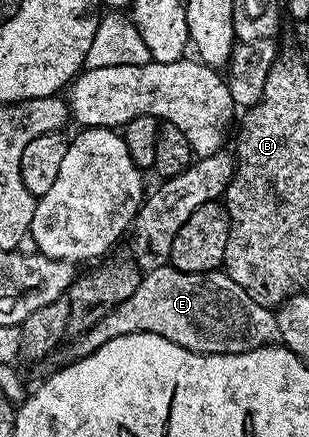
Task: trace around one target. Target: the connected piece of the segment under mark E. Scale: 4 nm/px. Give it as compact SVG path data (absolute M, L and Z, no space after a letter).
M170 263L157 267L153 271L143 273L141 283L125 303L121 303L101 323L97 323L92 329L87 329L74 338L71 346L68 344L68 362L79 361L85 355L93 355L97 347L109 343L109 339L117 339L121 335L133 335L134 333L152 333L169 339L169 343L177 343L177 347L185 347L194 353L244 353L253 351L257 347L274 345L279 341L279 328L275 314L270 308L261 303L253 303L249 295L233 279L229 279L226 273L216 271L214 273L182 273L171 266Z

